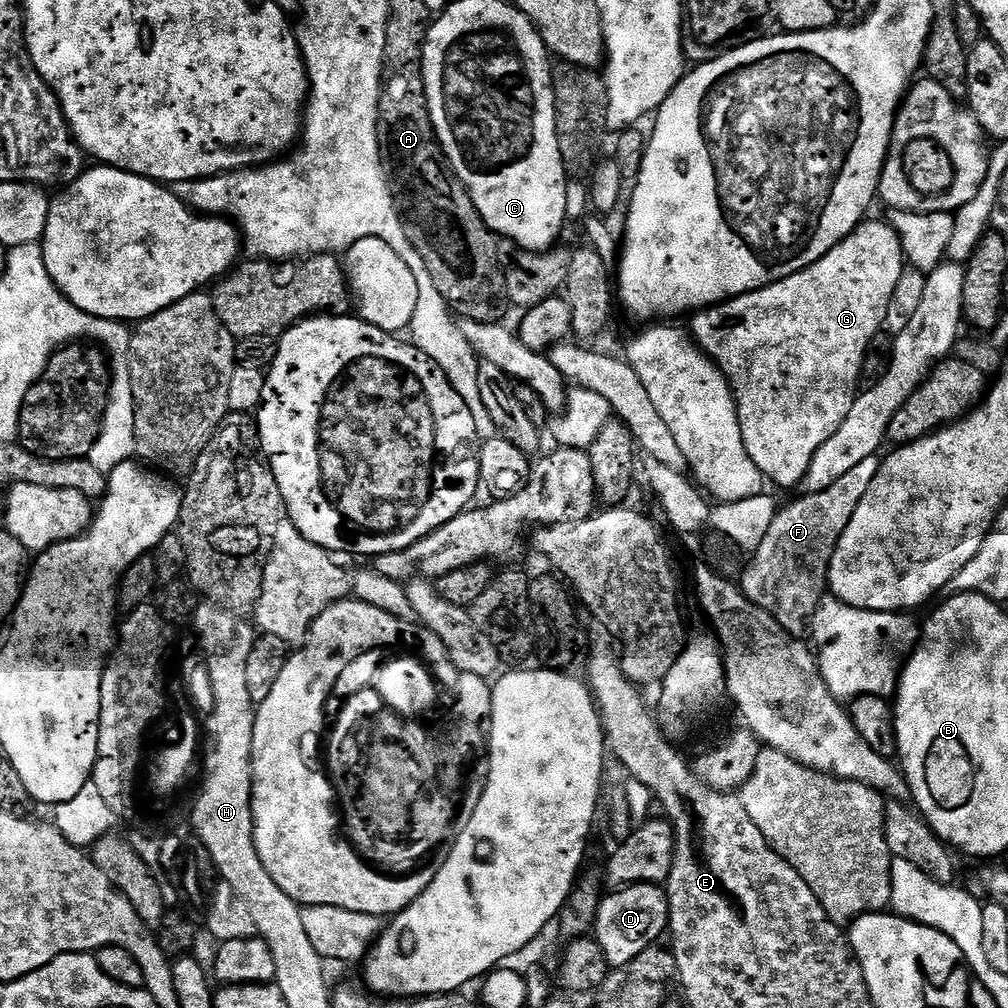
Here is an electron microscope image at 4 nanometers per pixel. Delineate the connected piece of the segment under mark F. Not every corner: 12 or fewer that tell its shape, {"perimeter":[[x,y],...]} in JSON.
{"perimeter":[[879,455],[777,511],[738,587],[791,636]]}

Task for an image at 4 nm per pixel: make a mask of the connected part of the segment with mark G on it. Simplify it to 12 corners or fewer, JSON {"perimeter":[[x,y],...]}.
{"perimeter":[[861,222],[691,317],[769,485],[846,422],[906,267]]}

